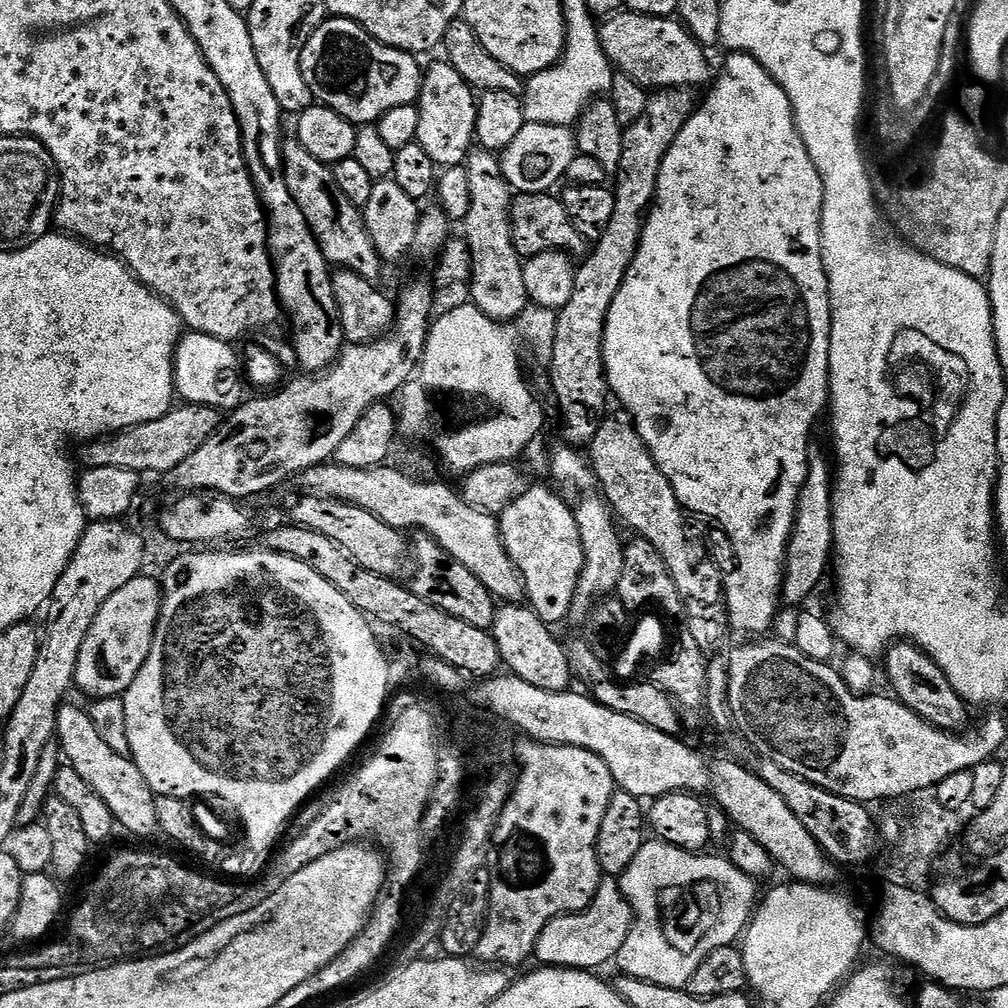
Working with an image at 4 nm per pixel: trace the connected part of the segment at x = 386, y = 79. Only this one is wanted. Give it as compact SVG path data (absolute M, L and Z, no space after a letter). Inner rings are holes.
M341 16L335 18L326 18L316 27L314 34L310 34L310 38L306 42L306 46L302 50L302 78L306 78L306 86L310 86L310 94L313 101L323 104L324 107L334 110L338 114L342 114L342 118L346 118L354 125L375 124L377 120L382 118L382 114L386 114L386 110L392 110L394 106L406 106L407 104L416 104L420 98L420 82L422 79L422 64L419 64L417 57L410 52L403 52L397 48L388 48L382 42L375 40L366 29L358 26L352 20L347 20Z

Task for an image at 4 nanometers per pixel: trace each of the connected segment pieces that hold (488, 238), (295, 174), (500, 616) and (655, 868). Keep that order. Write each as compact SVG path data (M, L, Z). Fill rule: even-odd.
M483 150L469 151L463 166L466 170L466 179L470 181L470 211L466 213L466 218L462 222L462 228L464 228L462 239L468 245L468 257L472 259L470 273L472 296L470 296L470 300L478 310L482 310L482 314L486 314L486 318L512 322L516 317L521 316L530 304L524 277L524 260L516 252L512 238L512 198L514 193L502 174L500 156L497 153Z
M288 138L284 141L284 177L329 265L345 268L373 282L379 281L382 261L370 242L361 209L353 206L346 194L338 190L331 167L318 162L318 158L314 158L314 154L310 154L299 140Z
M504 604L497 607L491 626L494 642L498 642L500 659L503 667L509 673L526 682L530 686L538 686L542 690L551 692L569 691L568 684L574 677L574 666L570 661L566 648L556 641L556 636L551 627L540 621L538 614L531 607L524 604Z
M655 838L645 842L638 854L634 854L634 862L630 862L628 869L618 878L622 894L632 907L632 929L615 959L623 975L658 986L684 990L690 982L690 974L698 970L706 954L735 945L743 937L758 903L757 881L742 874L742 870L738 870L738 866L734 866L723 855L708 855L687 852Z

